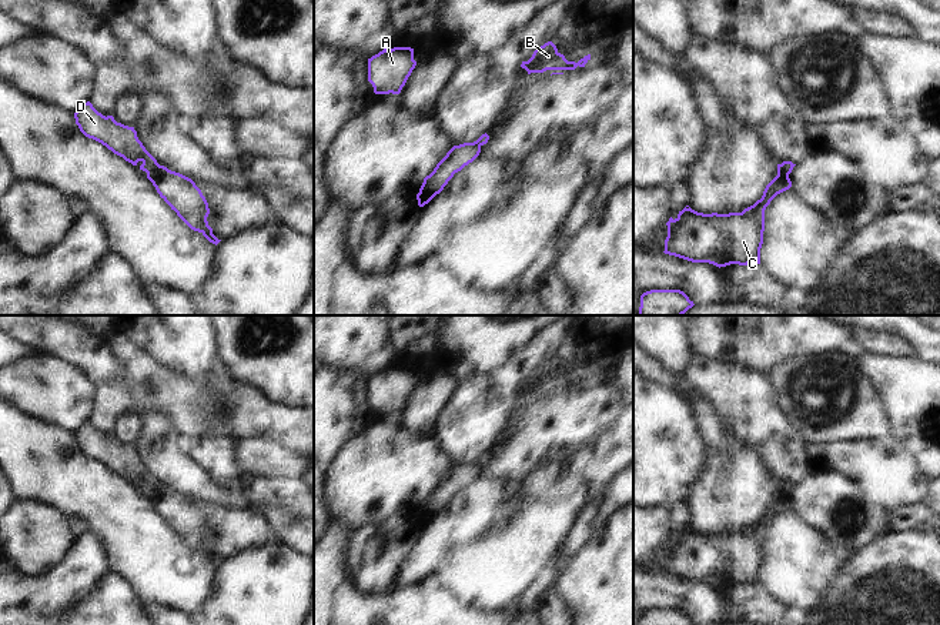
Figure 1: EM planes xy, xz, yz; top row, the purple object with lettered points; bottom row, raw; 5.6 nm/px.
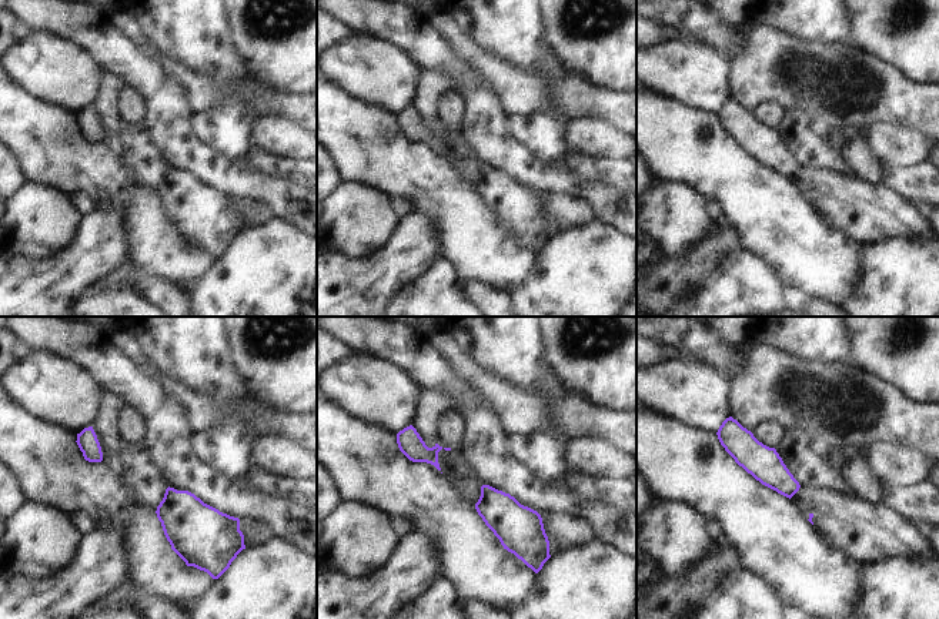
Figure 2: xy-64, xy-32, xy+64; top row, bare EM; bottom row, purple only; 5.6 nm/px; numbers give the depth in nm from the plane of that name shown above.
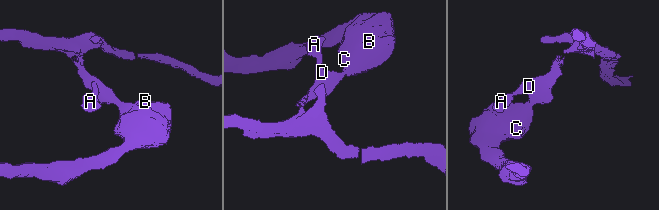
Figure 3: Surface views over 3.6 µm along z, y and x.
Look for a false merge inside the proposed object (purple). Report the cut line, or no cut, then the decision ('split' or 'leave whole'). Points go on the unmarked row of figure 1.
cut in xy along (159, 484), (151, 501); split

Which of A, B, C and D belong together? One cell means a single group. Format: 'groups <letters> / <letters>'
groups A D / B C

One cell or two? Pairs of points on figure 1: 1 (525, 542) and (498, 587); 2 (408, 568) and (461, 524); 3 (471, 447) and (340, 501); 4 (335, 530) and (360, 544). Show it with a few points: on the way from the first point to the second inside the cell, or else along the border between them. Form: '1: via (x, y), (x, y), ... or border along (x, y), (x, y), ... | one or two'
1: via (514, 554), (498, 570), (498, 575) | one
2: via (421, 558), (448, 531) | one
3: border along (434, 438), (438, 448), (455, 464) | two
4: border along (353, 528), (344, 550), (345, 568) | two

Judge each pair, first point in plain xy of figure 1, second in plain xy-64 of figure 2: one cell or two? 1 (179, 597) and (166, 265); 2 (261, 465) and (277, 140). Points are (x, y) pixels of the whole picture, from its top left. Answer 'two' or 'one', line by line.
1: one
2: one

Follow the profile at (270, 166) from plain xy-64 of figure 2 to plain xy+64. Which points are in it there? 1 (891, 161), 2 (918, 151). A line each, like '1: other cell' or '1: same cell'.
1: other cell
2: other cell

